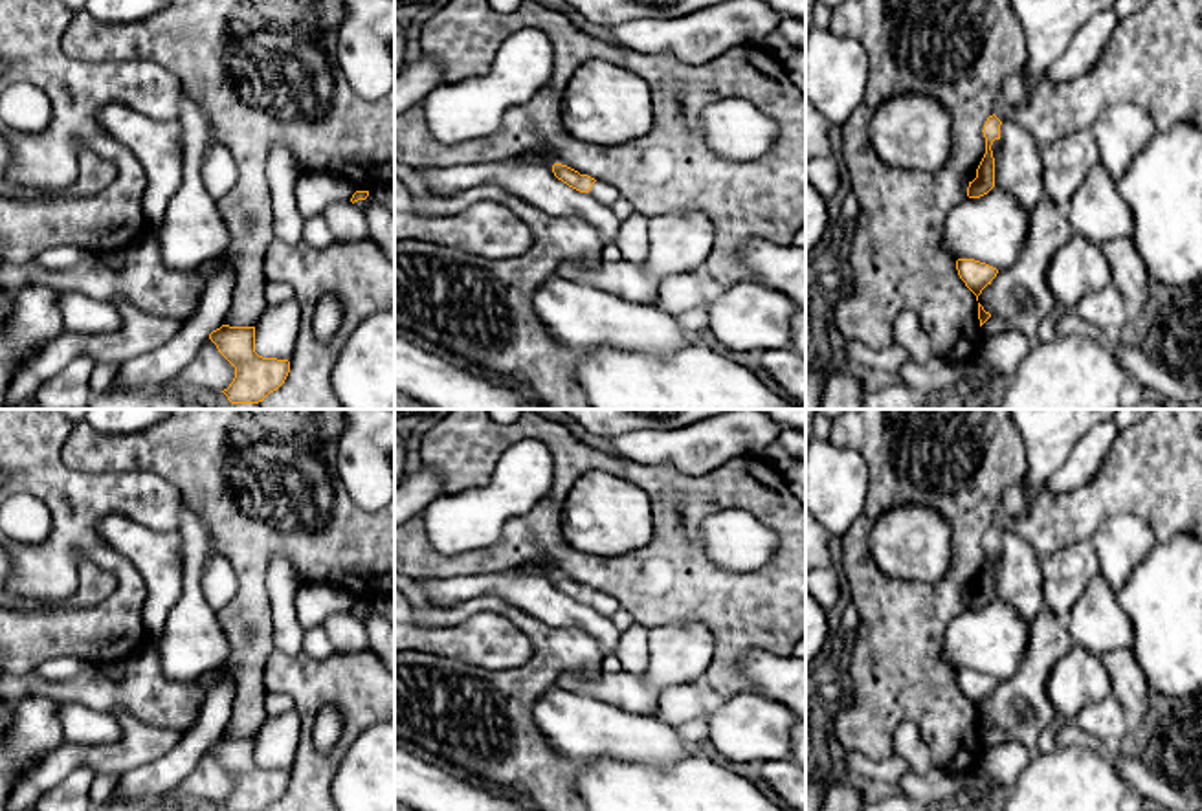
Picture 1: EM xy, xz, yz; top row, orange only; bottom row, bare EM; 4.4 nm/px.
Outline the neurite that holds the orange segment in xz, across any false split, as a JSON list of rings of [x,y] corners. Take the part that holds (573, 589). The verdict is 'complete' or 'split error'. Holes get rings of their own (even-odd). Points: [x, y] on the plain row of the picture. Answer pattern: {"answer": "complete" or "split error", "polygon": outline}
{"answer": "split error", "polygon": [[[554,574],[552,583],[558,591],[567,594],[569,598],[573,598],[580,604],[589,604],[595,611],[598,611],[604,617],[611,617],[620,607],[615,598],[611,598],[600,591],[595,591],[587,585],[580,585],[578,582],[571,580],[567,576]]]}

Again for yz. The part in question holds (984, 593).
{"answer": "split error", "polygon": [[[995,525],[987,528],[982,541],[985,565],[976,580],[976,589],[969,593],[967,609],[949,624],[941,640],[941,659],[956,670],[958,686],[976,706],[976,712],[996,684],[1020,666],[1029,637],[1029,622],[1011,604],[995,594],[1000,567],[1000,536],[1004,532],[1002,527]]]}

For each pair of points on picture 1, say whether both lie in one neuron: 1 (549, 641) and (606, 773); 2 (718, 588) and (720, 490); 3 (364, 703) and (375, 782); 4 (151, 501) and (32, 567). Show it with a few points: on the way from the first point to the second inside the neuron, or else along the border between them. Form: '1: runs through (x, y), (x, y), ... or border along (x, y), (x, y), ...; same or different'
1: border along (580, 762), (575, 791); different
2: runs through (694, 564), (690, 560), (690, 518), (696, 512); same
3: border along (375, 723), (355, 738), (340, 762); different
4: runs through (122, 501), (103, 501), (61, 544); same

